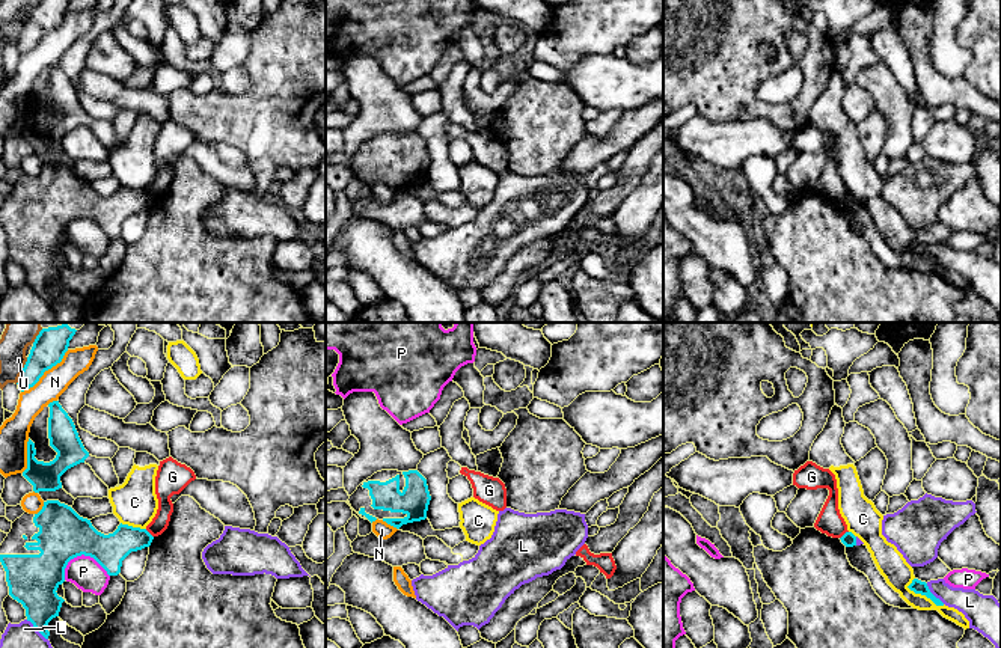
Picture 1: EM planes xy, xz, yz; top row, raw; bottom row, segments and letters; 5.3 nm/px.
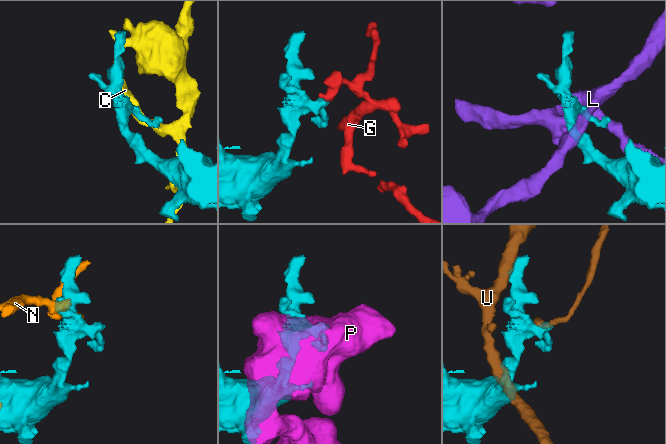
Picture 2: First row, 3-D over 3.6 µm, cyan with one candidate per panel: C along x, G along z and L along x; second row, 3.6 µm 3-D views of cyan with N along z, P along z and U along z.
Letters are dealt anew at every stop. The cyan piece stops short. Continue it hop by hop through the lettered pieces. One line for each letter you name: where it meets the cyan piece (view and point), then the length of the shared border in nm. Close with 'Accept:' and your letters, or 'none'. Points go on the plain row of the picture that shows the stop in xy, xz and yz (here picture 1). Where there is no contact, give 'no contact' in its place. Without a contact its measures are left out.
Accept: none

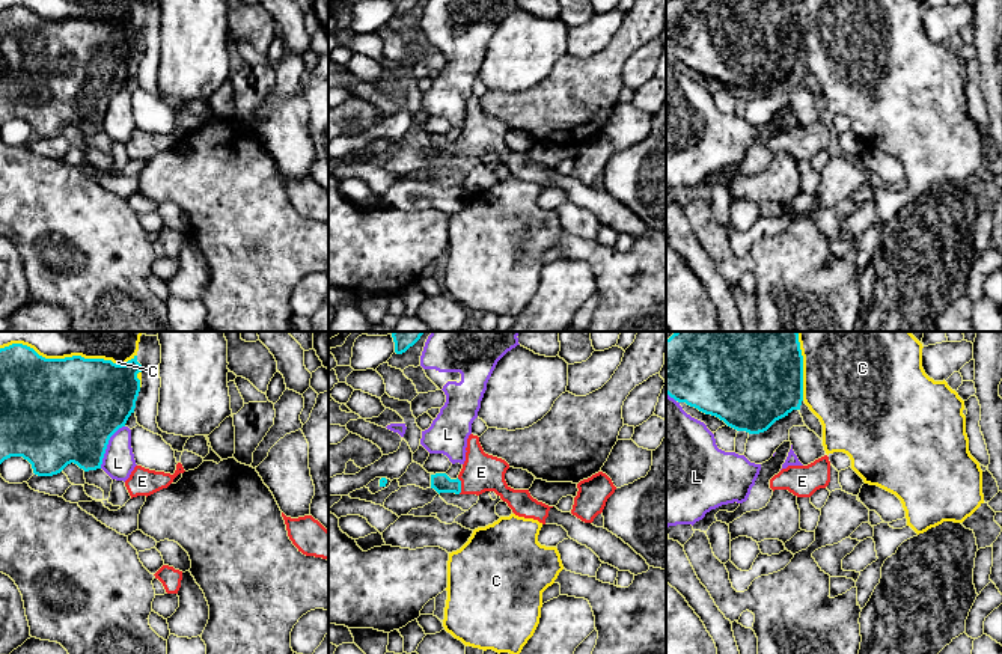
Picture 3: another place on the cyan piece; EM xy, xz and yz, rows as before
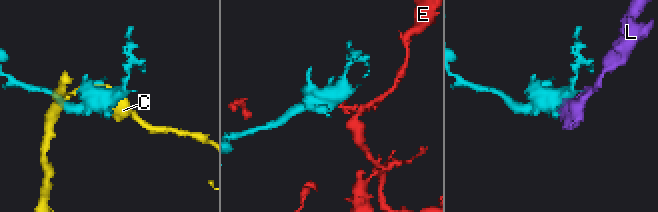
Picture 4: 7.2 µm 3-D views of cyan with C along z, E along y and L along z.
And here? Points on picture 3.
E: contact xz (460, 148); length 90 nm
Accept: E

